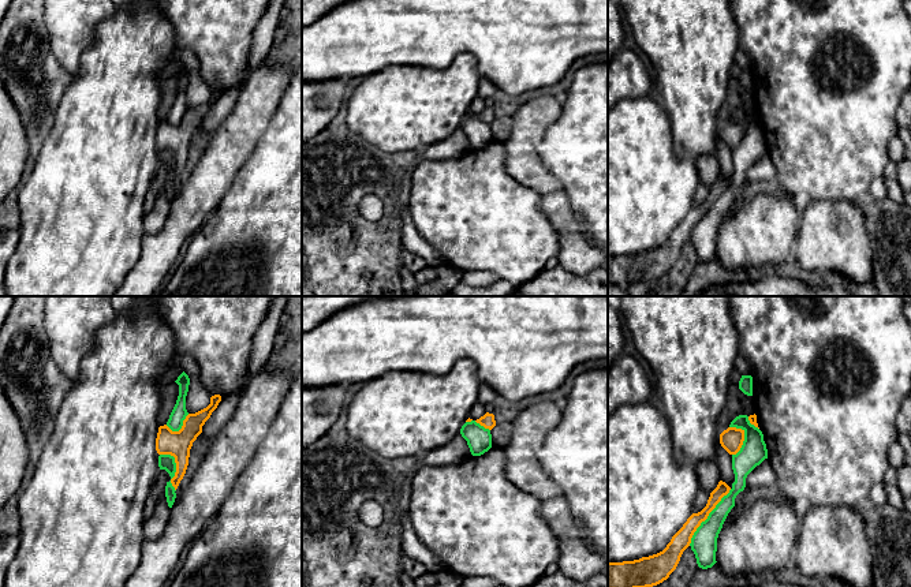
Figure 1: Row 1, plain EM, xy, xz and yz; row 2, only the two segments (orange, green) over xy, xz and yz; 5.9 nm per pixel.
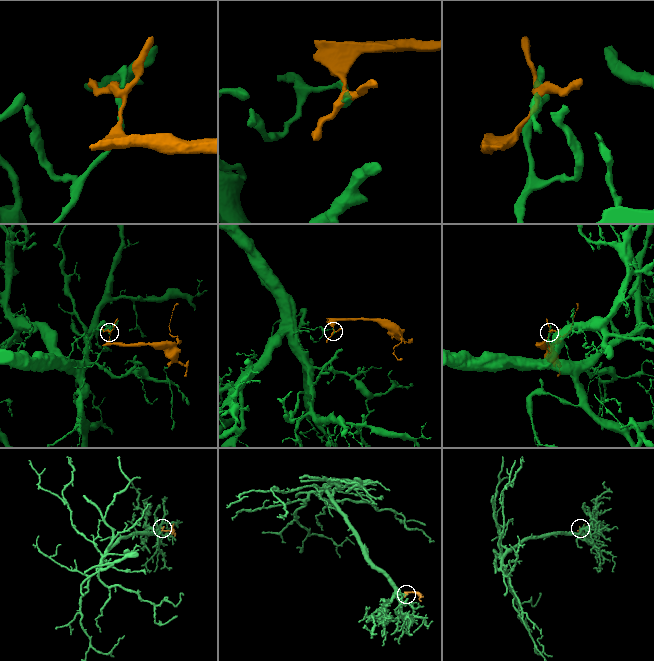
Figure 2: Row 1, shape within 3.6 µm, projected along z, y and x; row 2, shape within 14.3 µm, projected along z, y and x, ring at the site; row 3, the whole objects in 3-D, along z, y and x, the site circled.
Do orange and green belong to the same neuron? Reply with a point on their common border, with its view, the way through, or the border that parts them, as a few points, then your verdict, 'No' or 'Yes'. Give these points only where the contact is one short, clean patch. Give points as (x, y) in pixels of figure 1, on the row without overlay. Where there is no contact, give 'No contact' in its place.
Touches orange at yz (706, 212). No

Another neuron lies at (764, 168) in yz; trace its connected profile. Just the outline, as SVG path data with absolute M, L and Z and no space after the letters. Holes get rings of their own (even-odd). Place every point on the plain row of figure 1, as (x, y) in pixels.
M765 153L759 160L757 160L746 172L746 182L735 192L735 201L728 207L723 221L725 221L731 214L739 212L746 197L746 184L759 180L774 180L776 167L769 156Z

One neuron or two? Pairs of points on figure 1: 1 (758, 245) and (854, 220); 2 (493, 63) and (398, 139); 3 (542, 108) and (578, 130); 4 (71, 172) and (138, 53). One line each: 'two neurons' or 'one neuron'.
1: one neuron
2: two neurons
3: two neurons
4: one neuron

